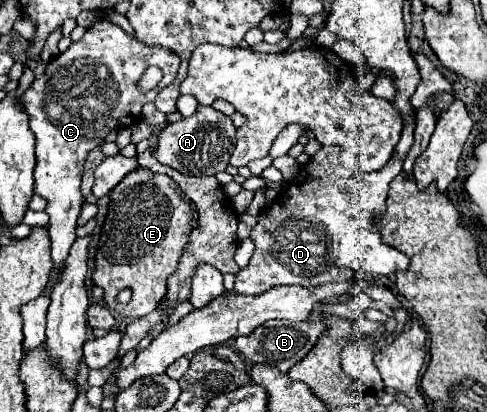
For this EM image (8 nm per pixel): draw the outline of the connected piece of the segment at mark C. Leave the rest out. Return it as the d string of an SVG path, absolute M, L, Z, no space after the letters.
M100 20L86 30L80 42L74 42L66 52L58 54L52 62L48 62L44 74L38 76L32 82L32 86L26 90L26 94L22 96L24 108L30 116L30 128L36 136L34 192L48 200L46 214L50 216L48 230L50 230L50 240L52 240L52 264L54 264L52 272L54 274L60 274L64 270L64 262L68 258L70 246L76 240L76 218L80 216L80 206L84 202L80 194L80 174L84 168L84 160L90 150L98 148L104 142L110 130L120 128L120 126L132 126L142 118L142 106L146 102L152 102L156 96L156 90L144 92L138 86L144 70L150 64L156 64L162 70L164 74L162 86L168 86L178 72L180 58L170 48L164 48L164 46L154 48L150 44L136 40L136 36L130 36L120 26Z

